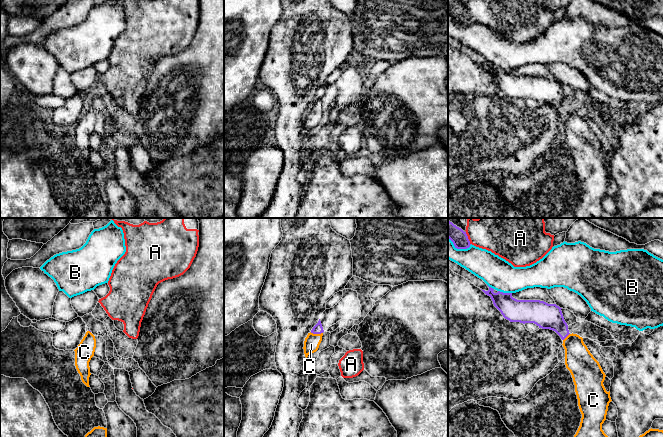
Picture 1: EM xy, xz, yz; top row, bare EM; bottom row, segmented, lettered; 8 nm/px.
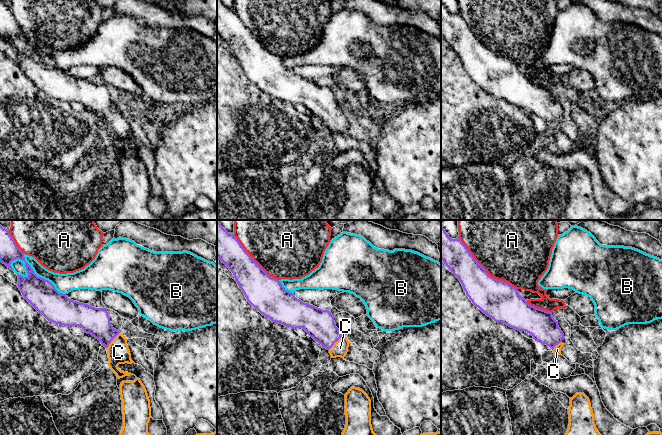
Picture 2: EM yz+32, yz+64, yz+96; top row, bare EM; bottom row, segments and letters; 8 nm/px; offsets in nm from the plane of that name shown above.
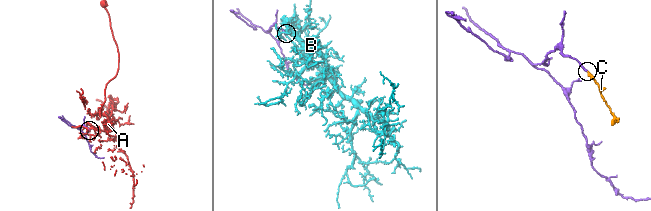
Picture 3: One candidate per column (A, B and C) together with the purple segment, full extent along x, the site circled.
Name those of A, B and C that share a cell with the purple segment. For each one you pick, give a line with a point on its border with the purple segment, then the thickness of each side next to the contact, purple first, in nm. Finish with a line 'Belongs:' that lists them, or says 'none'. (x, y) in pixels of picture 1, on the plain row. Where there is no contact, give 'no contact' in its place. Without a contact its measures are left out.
C: xz (316, 109) | 80/130 nm
Belongs: C

